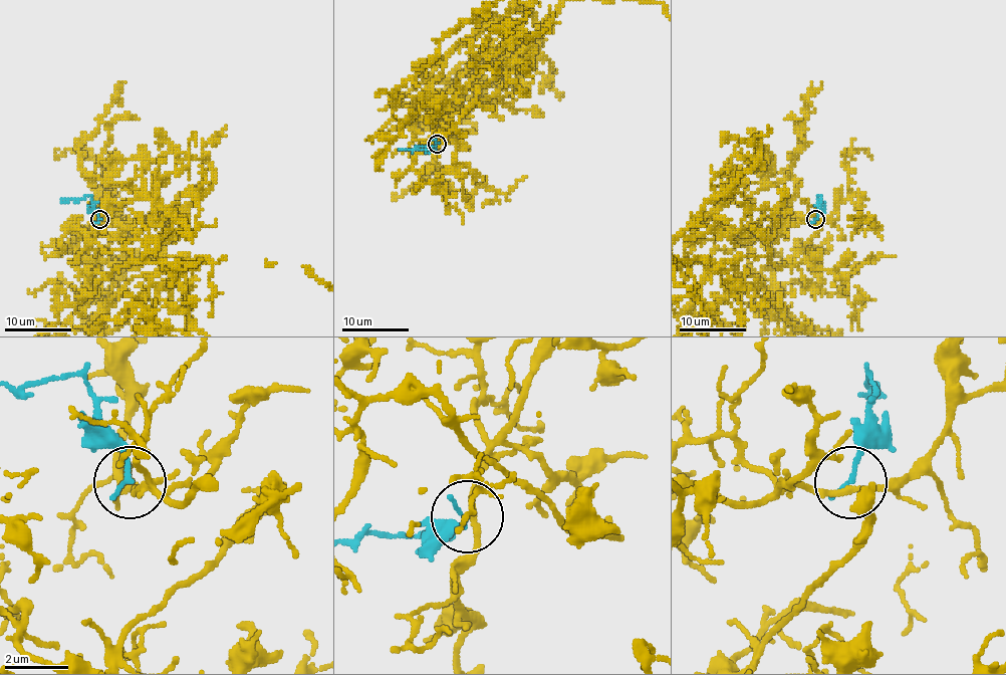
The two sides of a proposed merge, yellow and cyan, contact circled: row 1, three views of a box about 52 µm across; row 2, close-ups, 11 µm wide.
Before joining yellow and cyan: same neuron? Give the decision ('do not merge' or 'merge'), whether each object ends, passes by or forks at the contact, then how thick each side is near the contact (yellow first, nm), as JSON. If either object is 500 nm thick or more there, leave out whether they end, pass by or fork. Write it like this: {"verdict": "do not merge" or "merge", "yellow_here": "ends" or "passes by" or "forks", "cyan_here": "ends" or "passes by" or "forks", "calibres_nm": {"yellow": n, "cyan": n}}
{"verdict": "merge", "yellow_here": "passes by", "cyan_here": "ends", "calibres_nm": {"yellow": 190, "cyan": 170}}

